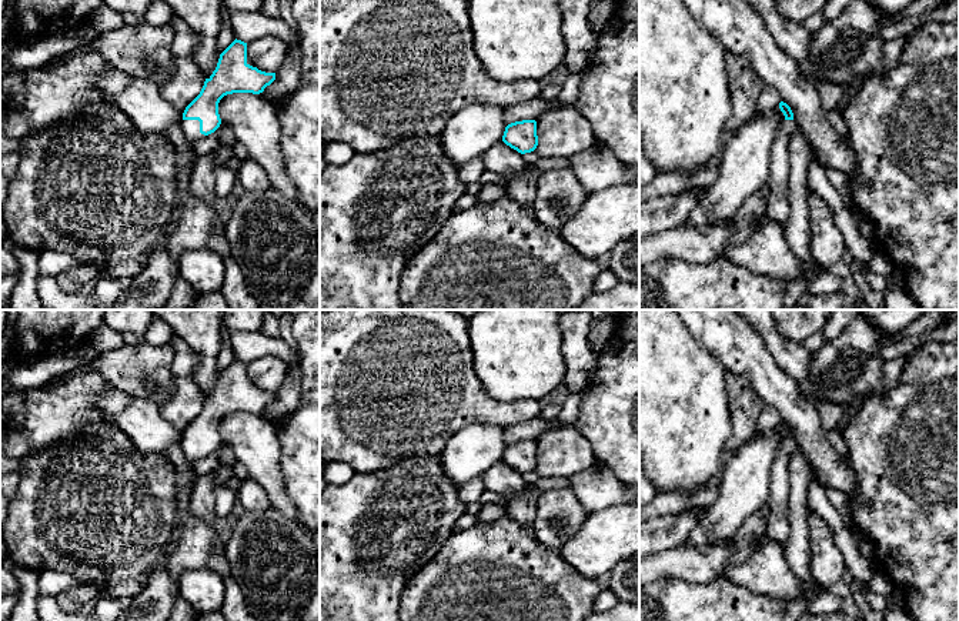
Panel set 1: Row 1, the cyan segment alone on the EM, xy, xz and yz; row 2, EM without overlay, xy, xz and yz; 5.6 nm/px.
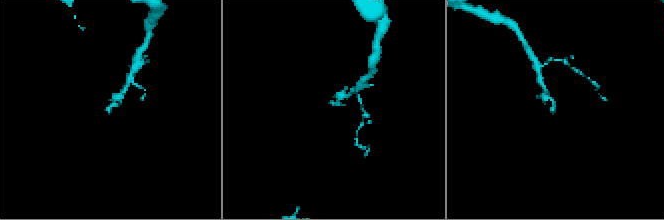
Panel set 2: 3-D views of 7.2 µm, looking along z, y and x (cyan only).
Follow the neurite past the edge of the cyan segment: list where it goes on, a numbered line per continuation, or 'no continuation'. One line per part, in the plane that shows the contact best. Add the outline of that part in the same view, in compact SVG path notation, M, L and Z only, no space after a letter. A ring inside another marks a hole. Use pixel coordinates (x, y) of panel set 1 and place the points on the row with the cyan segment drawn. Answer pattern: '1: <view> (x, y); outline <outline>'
1: xy (190, 127); outline M183 120L180 126L188 143L188 148L190 148L188 157L196 161L197 157L193 153L191 147L197 140L206 137L204 134L200 133L200 121L198 120Z

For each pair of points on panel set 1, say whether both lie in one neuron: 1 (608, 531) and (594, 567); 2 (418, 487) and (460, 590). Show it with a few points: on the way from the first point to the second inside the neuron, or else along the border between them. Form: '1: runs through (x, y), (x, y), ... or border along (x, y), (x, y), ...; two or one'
1: runs through (604, 540), (594, 551), (594, 558); one
2: border along (455, 530), (420, 570); two

